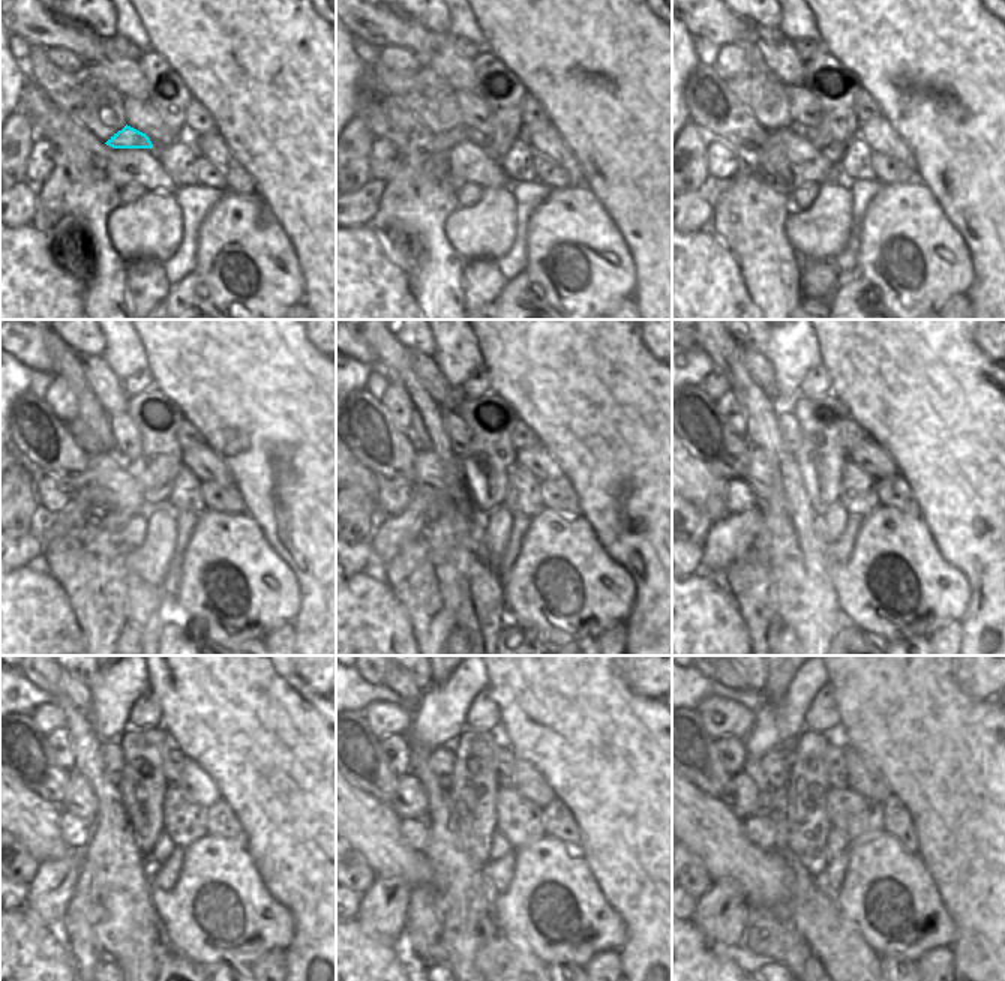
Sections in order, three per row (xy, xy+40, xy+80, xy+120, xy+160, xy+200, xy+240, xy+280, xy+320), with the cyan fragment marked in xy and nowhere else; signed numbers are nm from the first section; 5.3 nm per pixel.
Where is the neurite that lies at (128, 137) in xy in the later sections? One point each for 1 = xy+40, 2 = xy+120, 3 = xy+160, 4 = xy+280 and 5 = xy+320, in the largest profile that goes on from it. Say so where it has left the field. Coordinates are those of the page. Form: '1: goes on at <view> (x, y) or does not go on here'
1: goes on at xy+40 (461, 134)
2: goes on at xy+120 (93, 461)
3: goes on at xy+160 (426, 471)
4: goes on at xy+280 (410, 800)
5: goes on at xy+320 (741, 794)

